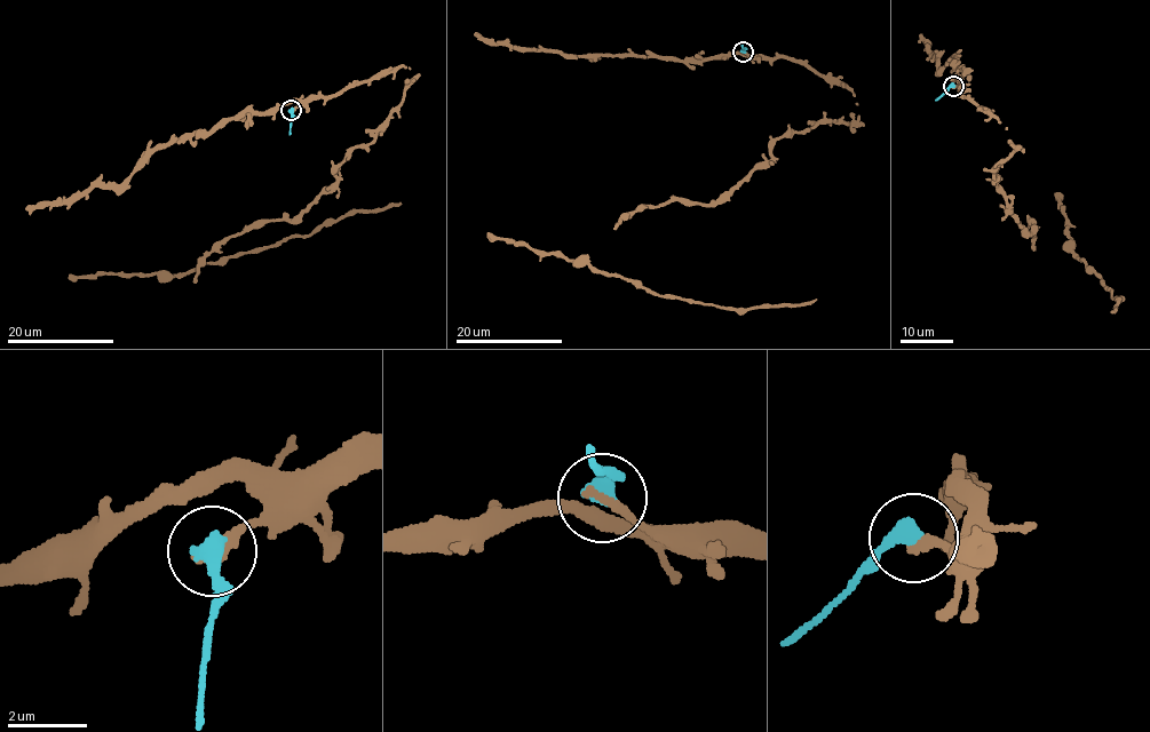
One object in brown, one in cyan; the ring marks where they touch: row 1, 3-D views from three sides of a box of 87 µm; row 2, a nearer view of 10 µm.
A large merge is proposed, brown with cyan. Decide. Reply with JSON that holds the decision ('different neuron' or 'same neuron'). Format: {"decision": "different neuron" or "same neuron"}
{"decision": "different neuron"}

